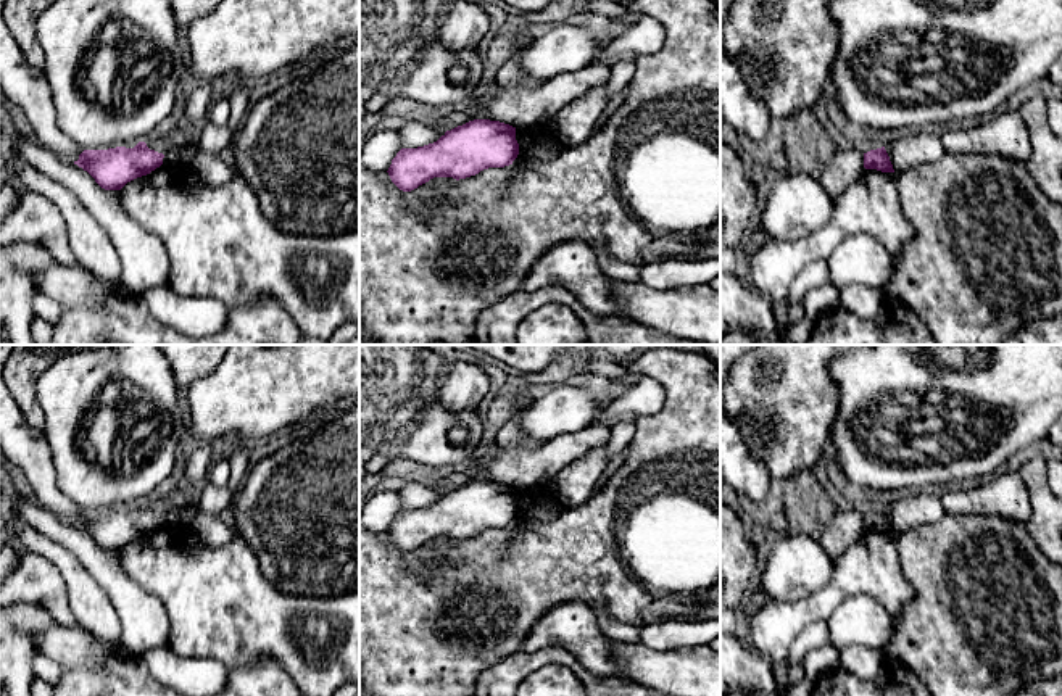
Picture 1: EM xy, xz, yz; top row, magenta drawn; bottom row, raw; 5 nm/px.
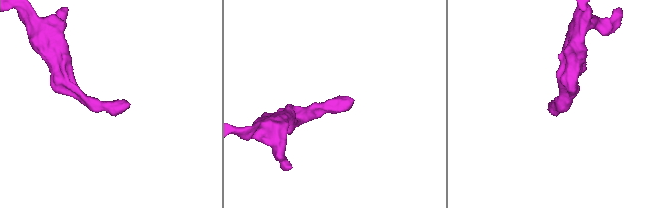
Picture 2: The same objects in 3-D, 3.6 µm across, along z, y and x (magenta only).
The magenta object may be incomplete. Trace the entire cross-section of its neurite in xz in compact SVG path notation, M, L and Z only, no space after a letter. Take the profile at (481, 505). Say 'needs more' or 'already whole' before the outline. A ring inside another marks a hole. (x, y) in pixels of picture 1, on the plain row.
already whole; M474 480L446 491L434 504L401 509L387 533L400 551L411 553L434 538L459 541L488 528L509 527L517 516L516 488Z

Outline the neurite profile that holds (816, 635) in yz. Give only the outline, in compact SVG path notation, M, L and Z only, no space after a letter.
M812 624L807 630L791 644L786 656L790 665L801 665L806 654L828 643L827 624Z

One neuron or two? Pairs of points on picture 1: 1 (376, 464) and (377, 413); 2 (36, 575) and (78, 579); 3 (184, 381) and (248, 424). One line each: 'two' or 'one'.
1: two
2: two
3: two

